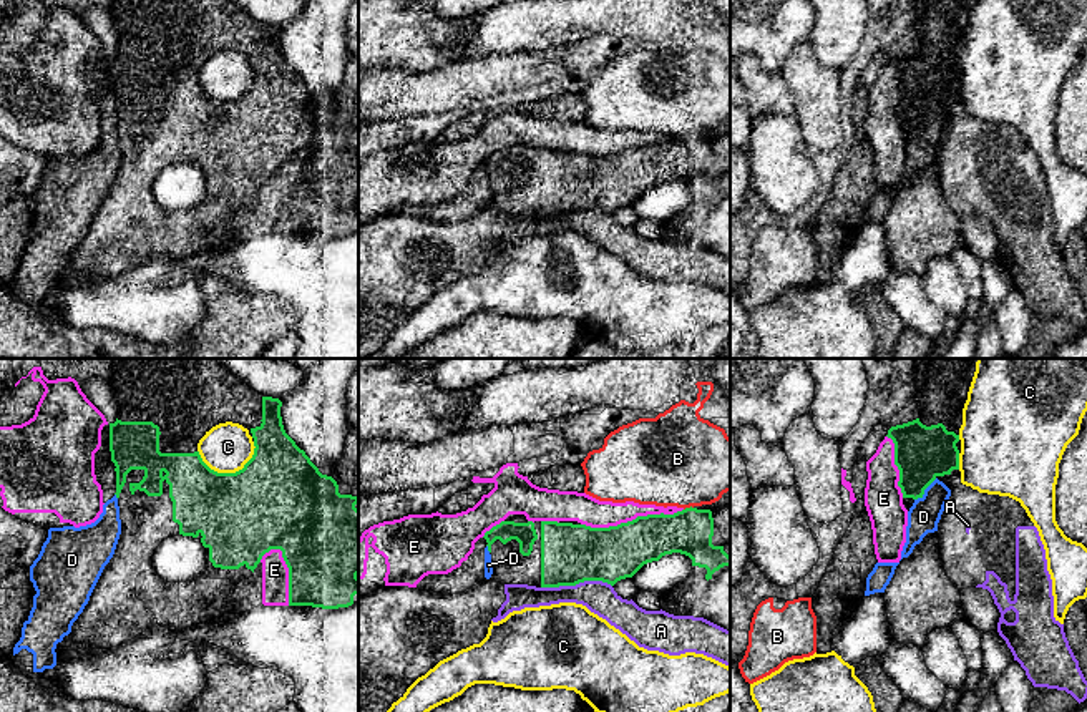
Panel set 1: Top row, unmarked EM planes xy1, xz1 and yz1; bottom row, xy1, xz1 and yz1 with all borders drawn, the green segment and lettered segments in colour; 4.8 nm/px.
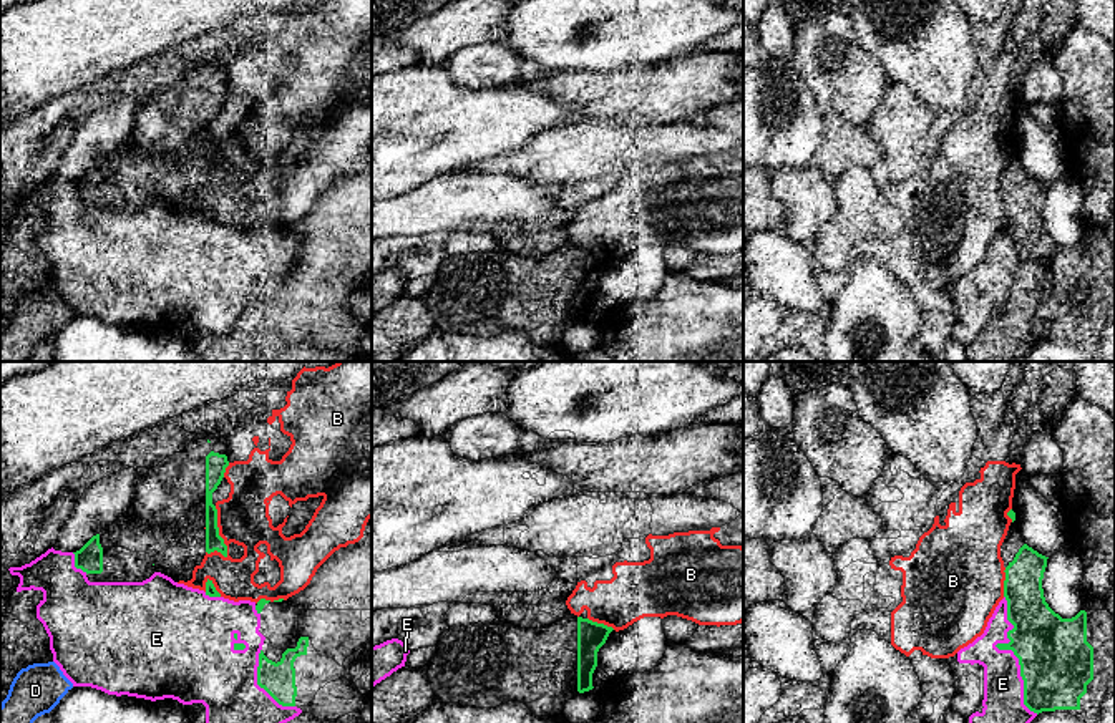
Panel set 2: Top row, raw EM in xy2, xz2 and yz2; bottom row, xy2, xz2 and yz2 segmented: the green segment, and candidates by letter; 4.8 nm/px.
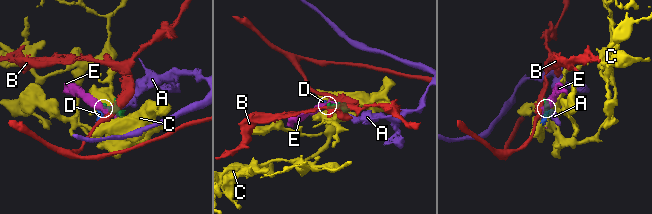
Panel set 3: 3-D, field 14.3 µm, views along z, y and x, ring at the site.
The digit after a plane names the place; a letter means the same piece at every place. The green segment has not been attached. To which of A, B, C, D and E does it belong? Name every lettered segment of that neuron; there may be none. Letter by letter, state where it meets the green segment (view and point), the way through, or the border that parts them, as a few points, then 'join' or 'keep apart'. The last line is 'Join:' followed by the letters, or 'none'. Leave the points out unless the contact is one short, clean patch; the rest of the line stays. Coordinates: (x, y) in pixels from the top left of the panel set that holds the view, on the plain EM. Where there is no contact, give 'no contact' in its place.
A: xz1 (576, 211) | keep apart
B: xy2 (218, 161) | keep apart
C: xy1 (228, 102) | keep apart
D: yz1 (925, 117) | keep apart
E: yz2 (1007, 277) | keep apart
Join: none

